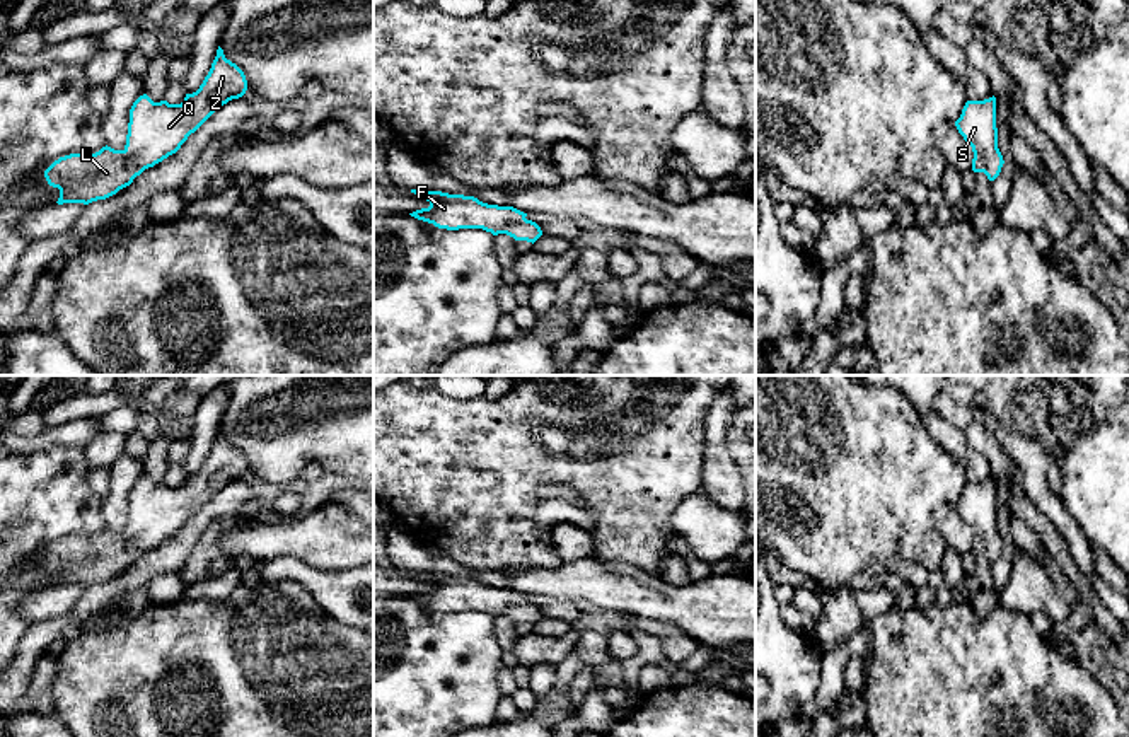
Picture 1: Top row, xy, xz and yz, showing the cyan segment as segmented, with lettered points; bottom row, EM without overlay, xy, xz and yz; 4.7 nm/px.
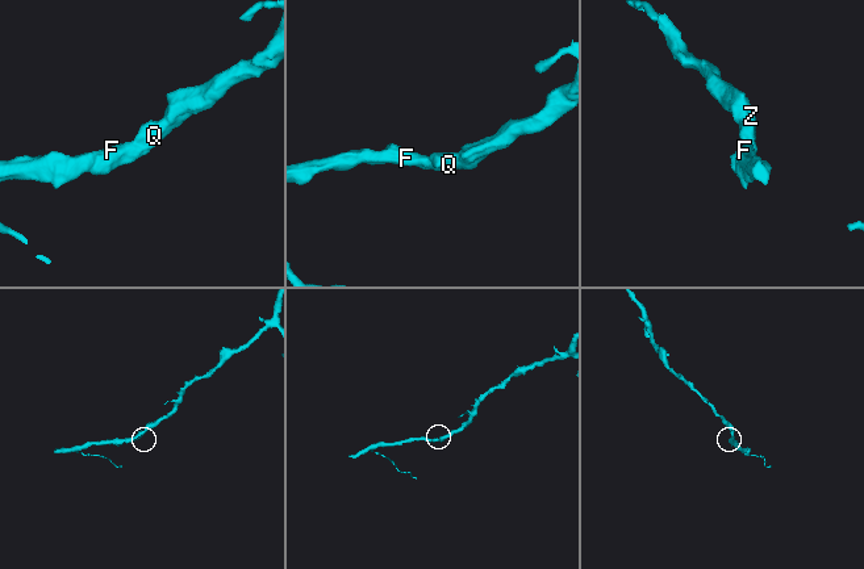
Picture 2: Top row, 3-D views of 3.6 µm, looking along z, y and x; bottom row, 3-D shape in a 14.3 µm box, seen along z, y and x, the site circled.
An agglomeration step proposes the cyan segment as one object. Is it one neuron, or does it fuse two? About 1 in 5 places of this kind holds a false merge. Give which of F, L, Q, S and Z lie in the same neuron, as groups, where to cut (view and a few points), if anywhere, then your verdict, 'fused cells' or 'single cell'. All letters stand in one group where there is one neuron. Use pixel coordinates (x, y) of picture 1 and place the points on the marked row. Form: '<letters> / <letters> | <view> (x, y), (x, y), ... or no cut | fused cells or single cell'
F L Q S Z | no cut | single cell

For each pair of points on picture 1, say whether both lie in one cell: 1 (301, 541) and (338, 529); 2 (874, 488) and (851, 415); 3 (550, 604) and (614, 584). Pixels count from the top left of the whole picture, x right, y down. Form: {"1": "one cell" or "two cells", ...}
{"1": "one cell", "2": "one cell", "3": "two cells"}

